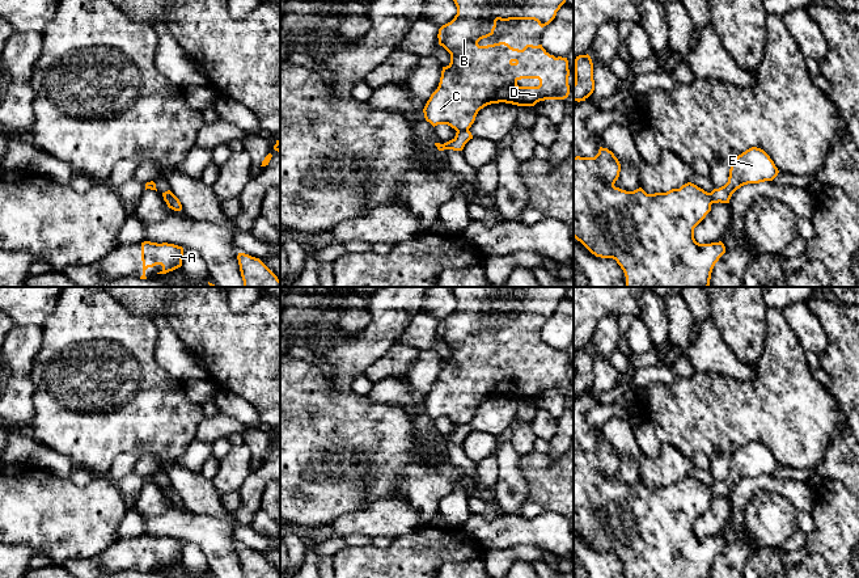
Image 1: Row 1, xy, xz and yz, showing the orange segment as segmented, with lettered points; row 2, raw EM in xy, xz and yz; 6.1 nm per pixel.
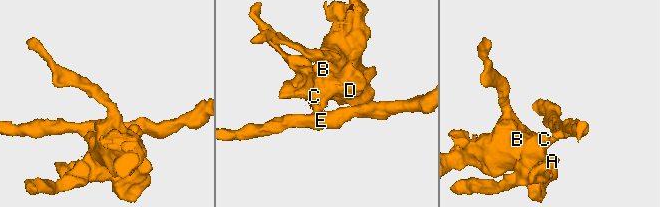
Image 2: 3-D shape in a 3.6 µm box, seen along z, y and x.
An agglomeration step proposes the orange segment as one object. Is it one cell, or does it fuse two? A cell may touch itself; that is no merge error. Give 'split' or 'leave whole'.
split

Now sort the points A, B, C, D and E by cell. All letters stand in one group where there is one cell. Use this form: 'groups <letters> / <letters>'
groups A B C D / E

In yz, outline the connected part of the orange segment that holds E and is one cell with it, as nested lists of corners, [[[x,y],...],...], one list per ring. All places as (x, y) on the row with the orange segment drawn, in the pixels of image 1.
[[[752,147],[731,161],[728,182],[714,189],[712,203],[729,203],[732,194],[744,185],[773,181],[779,170],[770,156],[761,148]]]

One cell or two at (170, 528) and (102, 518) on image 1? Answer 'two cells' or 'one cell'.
two cells

